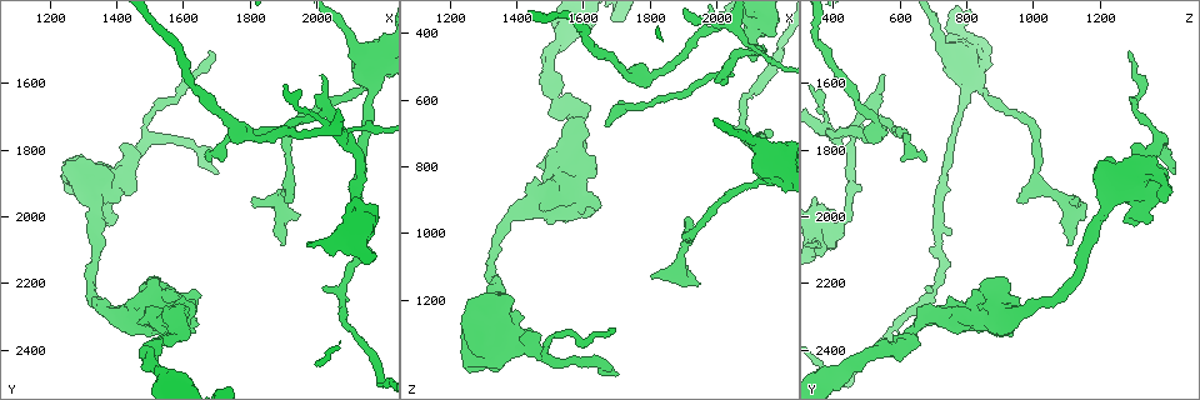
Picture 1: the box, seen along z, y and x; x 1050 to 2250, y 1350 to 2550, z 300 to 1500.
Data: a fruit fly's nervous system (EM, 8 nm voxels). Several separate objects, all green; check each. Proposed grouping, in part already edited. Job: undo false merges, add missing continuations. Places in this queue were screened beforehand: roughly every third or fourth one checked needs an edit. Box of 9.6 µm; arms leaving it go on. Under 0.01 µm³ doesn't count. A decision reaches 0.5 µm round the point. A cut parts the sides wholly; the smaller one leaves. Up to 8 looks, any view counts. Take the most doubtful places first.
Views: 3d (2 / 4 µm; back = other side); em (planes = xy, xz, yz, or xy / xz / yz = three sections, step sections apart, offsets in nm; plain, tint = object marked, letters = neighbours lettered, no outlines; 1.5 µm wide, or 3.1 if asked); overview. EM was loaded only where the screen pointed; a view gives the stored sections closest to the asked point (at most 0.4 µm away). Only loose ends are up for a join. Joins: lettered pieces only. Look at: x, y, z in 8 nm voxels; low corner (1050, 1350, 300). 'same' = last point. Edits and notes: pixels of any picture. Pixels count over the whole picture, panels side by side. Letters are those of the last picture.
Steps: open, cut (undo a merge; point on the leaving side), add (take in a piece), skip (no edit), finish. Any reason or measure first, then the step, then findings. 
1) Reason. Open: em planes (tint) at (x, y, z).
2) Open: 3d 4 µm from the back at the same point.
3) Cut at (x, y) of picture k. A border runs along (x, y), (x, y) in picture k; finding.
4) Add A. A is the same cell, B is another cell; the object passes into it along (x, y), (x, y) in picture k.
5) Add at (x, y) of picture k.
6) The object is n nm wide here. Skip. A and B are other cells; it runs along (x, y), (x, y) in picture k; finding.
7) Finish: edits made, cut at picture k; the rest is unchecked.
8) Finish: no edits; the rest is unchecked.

Sharp bend. Open: 3d 4 µm from the back at (2060, 1750, 390).

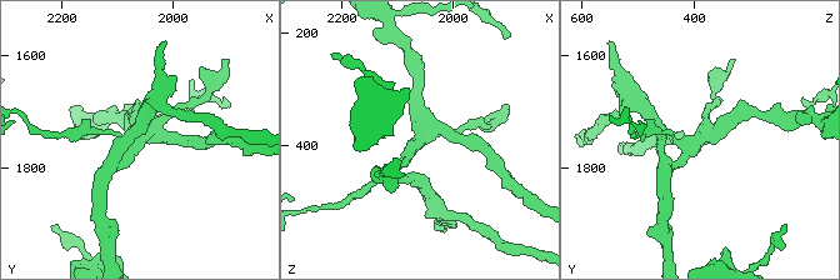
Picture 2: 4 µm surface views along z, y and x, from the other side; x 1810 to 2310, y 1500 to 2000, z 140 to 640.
Now the EM. Open: em planes (tint) at (2055, 1740, 380).

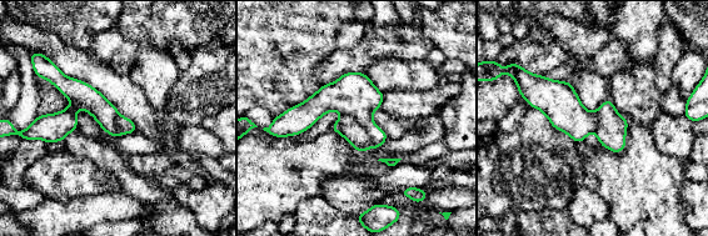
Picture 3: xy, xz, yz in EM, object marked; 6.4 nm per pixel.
Open: em planes (letters) at the same point.

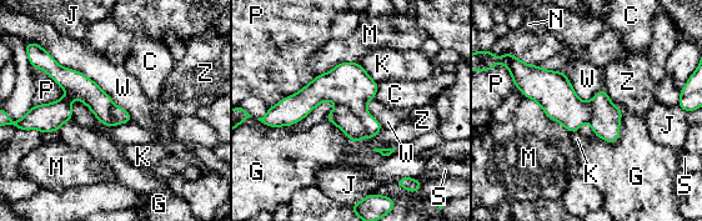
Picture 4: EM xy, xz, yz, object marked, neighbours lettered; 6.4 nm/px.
Cut at (349, 84) of picture 4. C, G, J, K, M, N, P, S, W and Z are other cells; a border runs along (337, 103), (360, 119), (366, 136) in picture 4; two cells meet here.

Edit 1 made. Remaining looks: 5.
See it whole again. Open: overview.

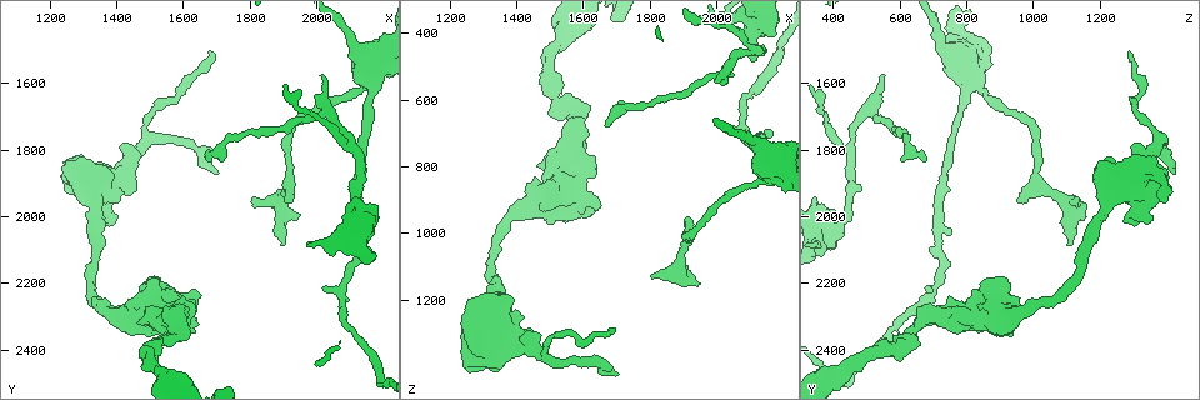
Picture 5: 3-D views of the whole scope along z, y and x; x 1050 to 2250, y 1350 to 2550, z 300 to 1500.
Free end. Open: 3d 4 µm at (1710, 1870, 1420).

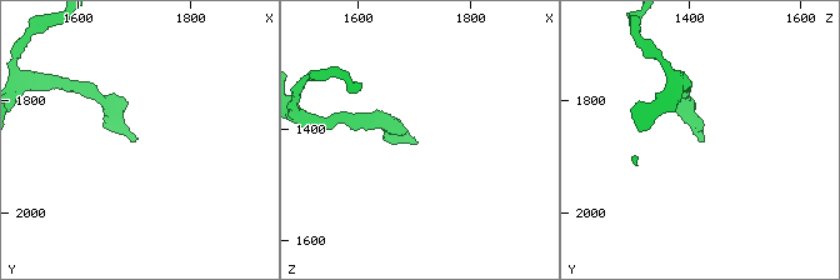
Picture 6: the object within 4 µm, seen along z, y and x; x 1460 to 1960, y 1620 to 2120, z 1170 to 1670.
Shape alone is not enough. Open: em planes (tint) at (1710, 1870, 1430).

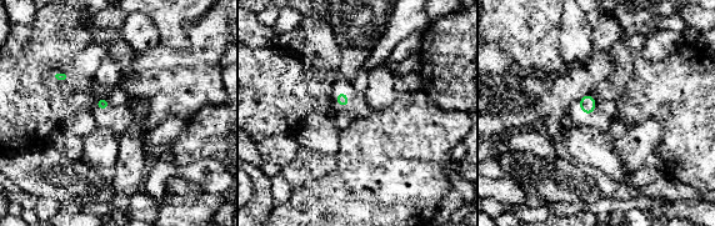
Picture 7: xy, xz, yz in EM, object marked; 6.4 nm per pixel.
See the neighbours. Open: em planes (letters) at the same point.

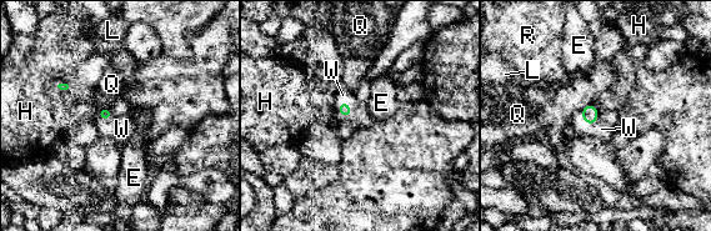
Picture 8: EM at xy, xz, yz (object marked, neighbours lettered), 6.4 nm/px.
Add W. W is the same cell, E, H, L, Q and R are other cells; the cell continues.

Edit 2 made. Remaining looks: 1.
Finish: edits made, cut at picture 4, add at picture 8; the rest is unchecked.

